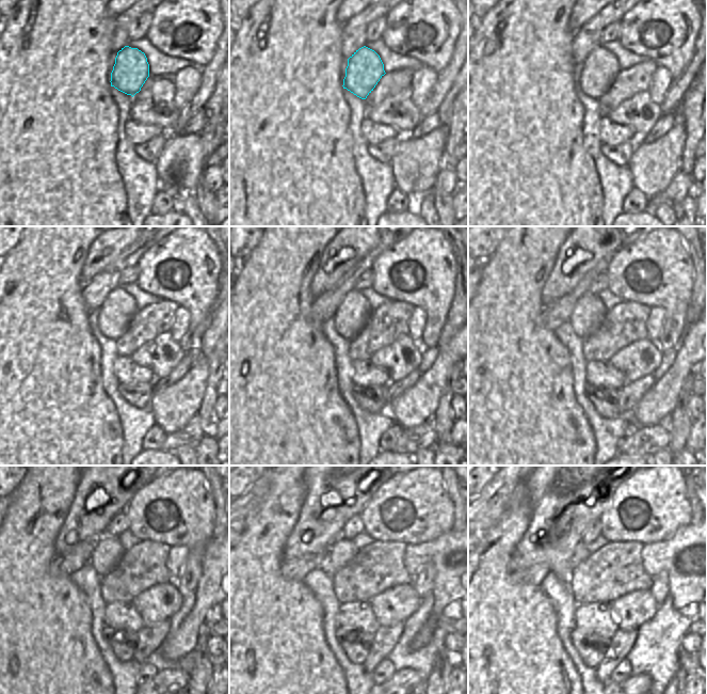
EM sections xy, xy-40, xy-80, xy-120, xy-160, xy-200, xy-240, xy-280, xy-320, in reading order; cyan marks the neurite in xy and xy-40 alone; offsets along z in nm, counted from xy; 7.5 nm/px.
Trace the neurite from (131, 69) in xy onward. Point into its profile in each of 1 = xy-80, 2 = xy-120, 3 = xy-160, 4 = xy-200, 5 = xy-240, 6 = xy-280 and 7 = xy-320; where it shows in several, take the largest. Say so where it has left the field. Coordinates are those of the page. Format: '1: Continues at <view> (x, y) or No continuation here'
1: Continues at xy-80 (599, 69)
2: Continues at xy-120 (119, 306)
3: Continues at xy-160 (354, 311)
4: Continues at xy-200 (590, 311)
5: Continues at xy-240 (109, 551)
6: Continues at xy-280 (342, 551)
7: Continues at xy-320 (581, 553)

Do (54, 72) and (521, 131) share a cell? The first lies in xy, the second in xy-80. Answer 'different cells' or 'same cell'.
same cell

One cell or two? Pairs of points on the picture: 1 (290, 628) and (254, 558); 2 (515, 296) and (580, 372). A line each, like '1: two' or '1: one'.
1: one
2: two

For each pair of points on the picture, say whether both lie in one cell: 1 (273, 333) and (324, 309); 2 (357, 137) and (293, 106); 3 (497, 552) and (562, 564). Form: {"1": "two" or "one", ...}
{"1": "two", "2": "two", "3": "two"}

